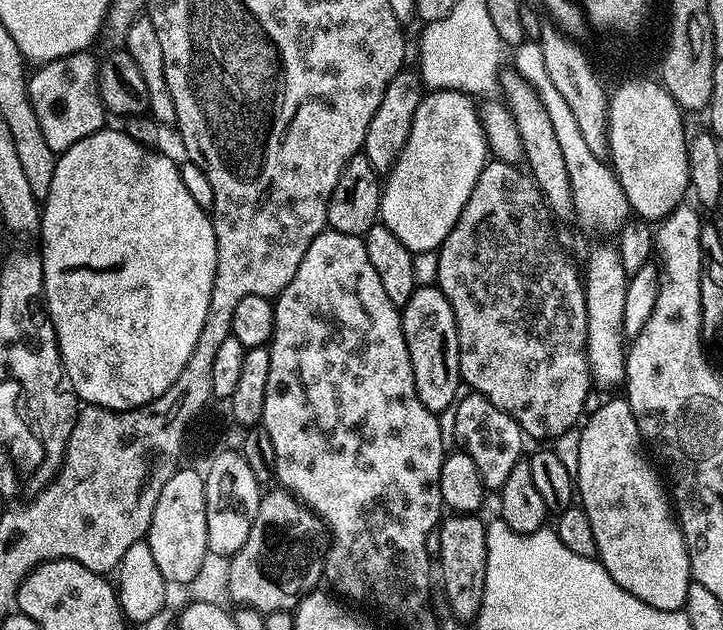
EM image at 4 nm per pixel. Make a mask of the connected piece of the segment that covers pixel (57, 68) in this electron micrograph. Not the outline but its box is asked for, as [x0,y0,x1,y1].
[28,51,106,153]

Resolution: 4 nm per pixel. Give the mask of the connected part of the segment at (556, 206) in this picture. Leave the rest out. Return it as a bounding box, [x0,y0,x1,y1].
[498,66,573,218]

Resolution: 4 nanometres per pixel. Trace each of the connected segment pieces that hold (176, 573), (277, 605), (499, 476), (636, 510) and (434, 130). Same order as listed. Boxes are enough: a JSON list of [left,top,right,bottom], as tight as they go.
[[146,466,209,586],[229,490,330,614],[454,391,526,490],[574,399,694,612],[379,90,489,253]]

